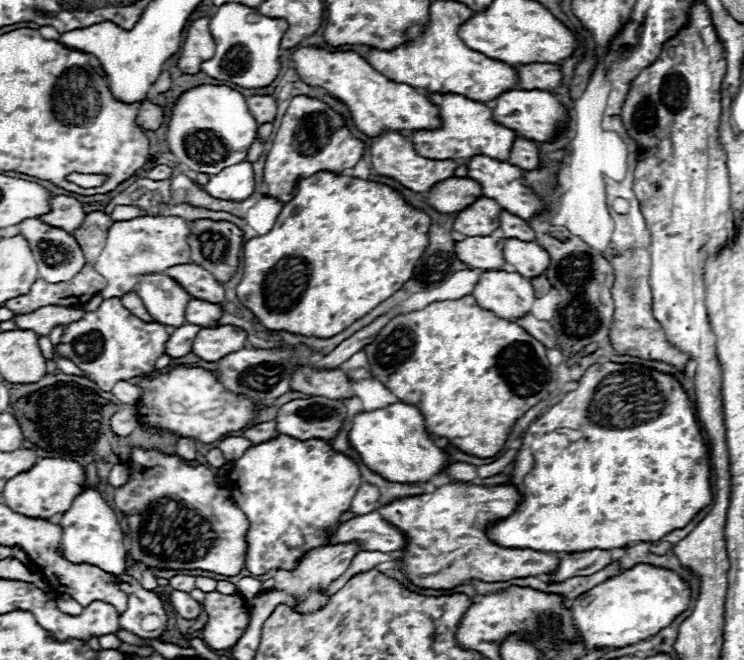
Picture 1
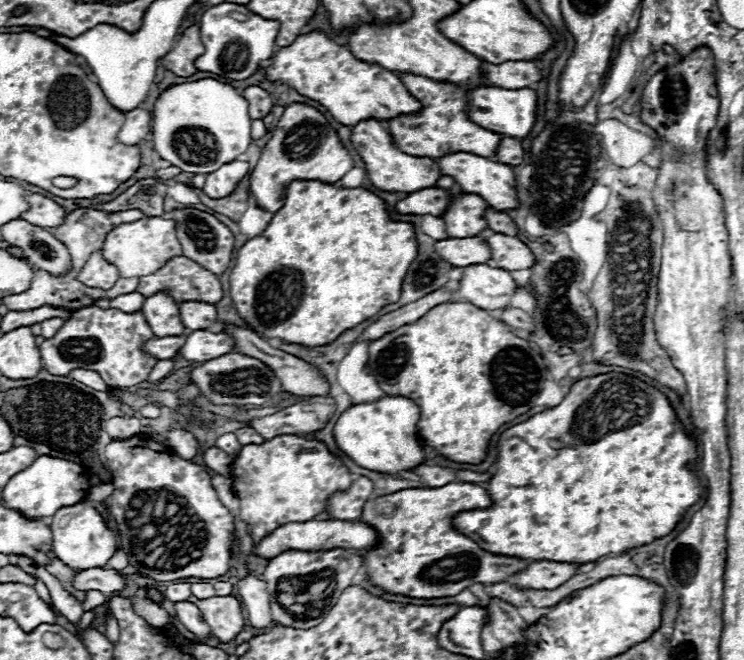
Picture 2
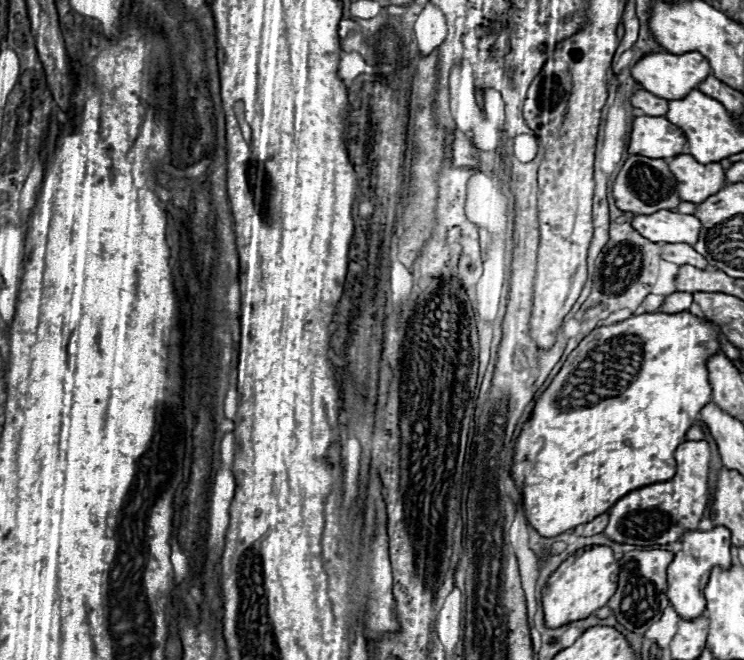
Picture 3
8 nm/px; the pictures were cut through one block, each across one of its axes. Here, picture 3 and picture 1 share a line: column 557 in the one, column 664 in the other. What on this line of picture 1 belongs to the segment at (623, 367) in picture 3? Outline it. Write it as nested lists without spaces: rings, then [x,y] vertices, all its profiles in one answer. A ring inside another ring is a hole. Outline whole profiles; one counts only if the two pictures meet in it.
[[[604,362],[604,364],[590,366],[584,372],[584,376],[580,378],[576,390],[568,392],[558,404],[554,404],[540,418],[536,418],[534,422],[530,422],[530,426],[526,428],[526,432],[522,436],[522,446],[518,448],[518,454],[516,454],[516,458],[512,462],[512,478],[506,484],[516,486],[520,490],[520,494],[522,494],[522,500],[520,500],[518,508],[514,510],[514,514],[510,514],[508,518],[502,518],[502,520],[490,524],[486,528],[486,536],[492,542],[496,542],[498,546],[504,546],[504,548],[520,548],[520,550],[530,548],[530,550],[536,550],[536,552],[556,552],[556,554],[588,552],[592,548],[614,550],[614,548],[622,548],[626,544],[658,542],[660,538],[664,538],[672,530],[684,528],[696,516],[696,512],[700,512],[704,506],[708,506],[712,502],[708,448],[706,448],[704,438],[700,434],[700,426],[698,426],[696,418],[694,418],[688,394],[684,392],[682,384],[676,378],[660,374],[660,372],[652,370],[652,368],[644,368],[640,364]],[[562,428],[566,428],[566,430],[578,430],[582,434],[582,438],[576,440],[576,442],[570,442],[570,440],[566,440],[566,436],[558,436],[558,432]]]

